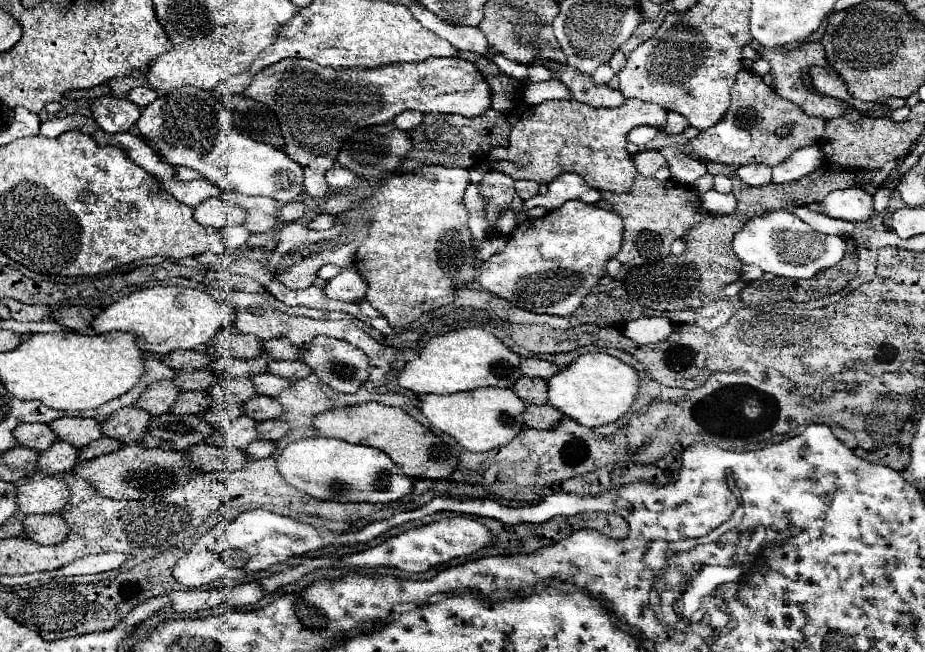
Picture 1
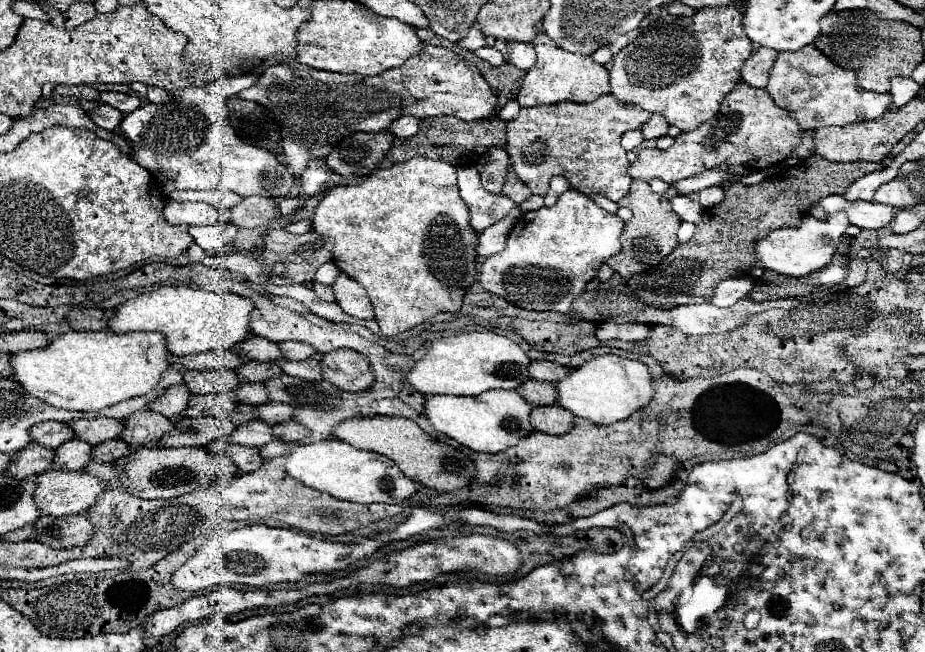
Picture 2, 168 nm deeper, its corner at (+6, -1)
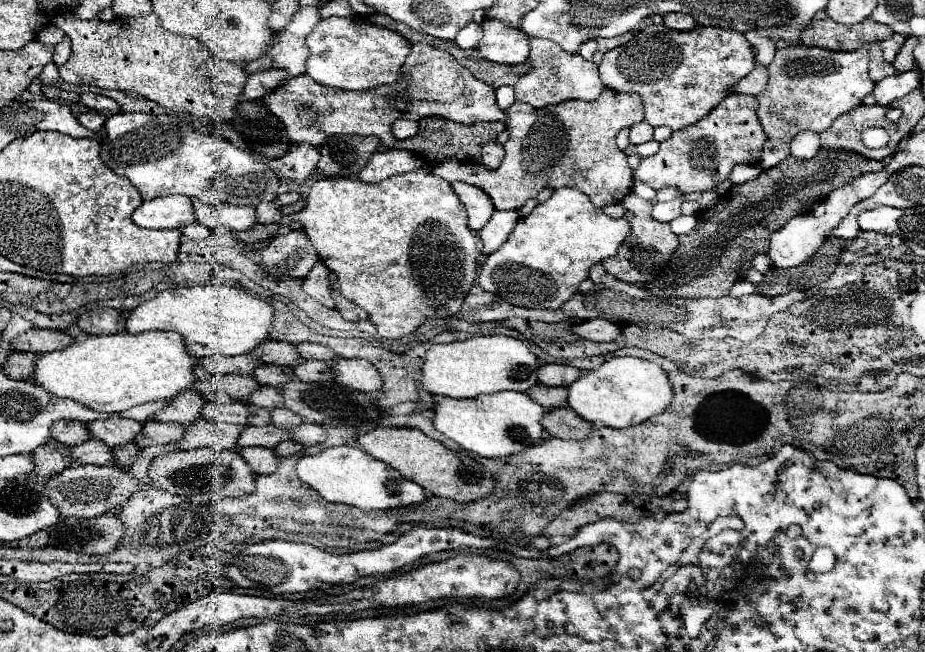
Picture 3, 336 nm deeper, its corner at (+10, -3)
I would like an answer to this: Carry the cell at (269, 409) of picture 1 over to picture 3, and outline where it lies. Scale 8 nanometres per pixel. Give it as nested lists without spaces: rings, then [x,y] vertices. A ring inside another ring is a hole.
[[[287,408],[271,410],[271,420],[273,420],[273,424],[277,424],[283,430],[295,430],[299,424],[303,424],[301,416],[297,416],[295,412],[289,412]]]

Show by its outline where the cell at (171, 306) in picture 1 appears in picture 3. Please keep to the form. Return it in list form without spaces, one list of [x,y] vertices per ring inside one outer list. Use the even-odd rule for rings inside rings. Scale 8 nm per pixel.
[[[207,284],[181,288],[181,294],[159,292],[155,298],[139,304],[127,316],[127,332],[173,330],[185,336],[187,350],[195,358],[203,356],[237,356],[269,340],[273,328],[273,306],[229,284]]]

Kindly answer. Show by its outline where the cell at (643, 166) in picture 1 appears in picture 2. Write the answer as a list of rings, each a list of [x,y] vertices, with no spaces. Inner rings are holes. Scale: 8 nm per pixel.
[[[739,80],[735,88],[725,96],[721,110],[713,120],[701,124],[693,132],[677,136],[675,144],[667,150],[639,150],[637,160],[629,166],[629,174],[631,178],[645,182],[661,178],[663,182],[671,184],[719,164],[767,170],[769,166],[785,162],[793,154],[793,148],[803,140],[803,134],[805,132],[801,130],[793,112],[781,110],[763,88],[753,88],[747,82]]]

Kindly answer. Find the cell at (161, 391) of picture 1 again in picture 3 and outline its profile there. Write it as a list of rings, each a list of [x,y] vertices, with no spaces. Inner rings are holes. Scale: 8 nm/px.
[[[189,390],[189,392],[181,392],[181,396],[177,396],[177,400],[169,402],[163,410],[159,410],[155,414],[155,420],[159,422],[179,422],[183,426],[189,426],[193,422],[197,422],[201,418],[201,410],[203,410],[205,400]]]

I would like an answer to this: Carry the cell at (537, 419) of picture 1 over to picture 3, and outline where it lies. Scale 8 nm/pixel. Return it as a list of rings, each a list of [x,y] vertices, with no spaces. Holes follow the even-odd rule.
[[[565,408],[549,410],[541,422],[551,436],[563,438],[563,440],[585,440],[595,428],[591,422],[583,420],[571,408],[567,408],[567,412]]]

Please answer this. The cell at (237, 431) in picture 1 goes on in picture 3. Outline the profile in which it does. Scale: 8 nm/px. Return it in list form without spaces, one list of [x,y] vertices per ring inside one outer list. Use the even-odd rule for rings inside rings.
[[[267,424],[267,426],[245,426],[241,436],[239,436],[239,446],[245,448],[245,446],[263,446],[263,448],[275,448],[279,442],[287,440],[287,432],[273,426],[273,424]]]

